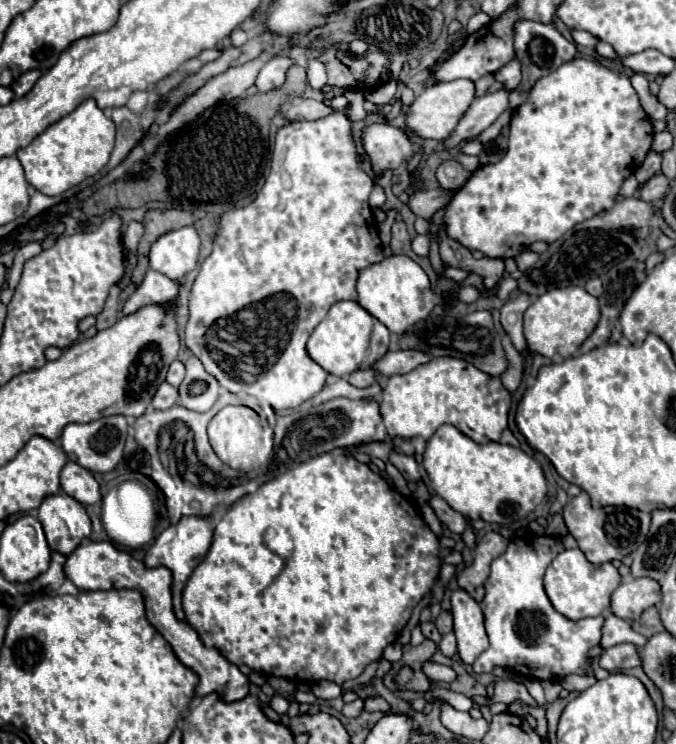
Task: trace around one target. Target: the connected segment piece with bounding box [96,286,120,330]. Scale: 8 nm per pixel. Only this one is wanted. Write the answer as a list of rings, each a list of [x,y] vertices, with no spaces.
[[[114,286],[112,290],[110,290],[110,294],[108,294],[108,300],[106,300],[106,306],[104,306],[104,310],[96,316],[96,328],[98,330],[106,330],[106,328],[110,328],[116,320],[118,320],[118,294],[120,294],[120,288],[118,286]]]

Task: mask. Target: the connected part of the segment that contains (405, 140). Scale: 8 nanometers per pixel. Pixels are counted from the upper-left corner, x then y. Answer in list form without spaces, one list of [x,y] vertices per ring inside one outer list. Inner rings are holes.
[[[386,122],[370,124],[362,134],[364,152],[372,160],[372,168],[380,174],[382,170],[398,168],[414,154],[414,144],[408,132],[398,130]]]

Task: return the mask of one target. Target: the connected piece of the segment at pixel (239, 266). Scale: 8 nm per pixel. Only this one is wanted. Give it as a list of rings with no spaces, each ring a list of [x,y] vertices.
[[[336,96],[330,102],[330,108],[334,110],[330,116],[322,118],[322,120],[314,120],[314,122],[290,122],[286,126],[282,126],[276,134],[276,146],[274,146],[274,154],[272,154],[272,170],[270,176],[266,178],[266,184],[262,186],[262,190],[258,192],[258,196],[244,208],[234,208],[228,210],[220,216],[220,232],[214,238],[212,244],[212,252],[210,256],[202,262],[198,276],[192,284],[190,290],[190,318],[186,324],[186,346],[192,350],[194,356],[200,358],[200,362],[204,364],[204,368],[216,376],[216,380],[230,392],[238,394],[250,394],[262,402],[268,402],[276,412],[280,410],[288,410],[288,408],[296,408],[302,402],[306,402],[308,398],[316,396],[328,378],[328,372],[318,366],[306,352],[306,342],[310,338],[310,334],[314,332],[314,328],[324,320],[326,312],[330,310],[330,306],[338,300],[356,300],[356,280],[358,280],[358,272],[362,268],[368,268],[376,262],[384,260],[382,254],[382,242],[378,238],[376,232],[376,220],[372,214],[372,208],[368,204],[368,196],[374,188],[374,180],[360,170],[358,160],[356,160],[356,146],[354,146],[354,138],[352,138],[352,122],[346,114],[348,108],[348,100],[344,96]]]

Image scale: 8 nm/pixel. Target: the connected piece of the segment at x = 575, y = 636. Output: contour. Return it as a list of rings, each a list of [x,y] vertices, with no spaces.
[[[550,536],[514,538],[506,552],[492,562],[492,574],[484,584],[486,596],[480,604],[486,616],[490,646],[472,664],[474,672],[490,674],[492,668],[502,666],[536,680],[558,680],[568,674],[582,676],[590,670],[592,658],[588,650],[600,644],[606,618],[596,616],[574,622],[554,610],[544,592],[542,578],[556,550],[562,550],[556,542],[558,540]]]

